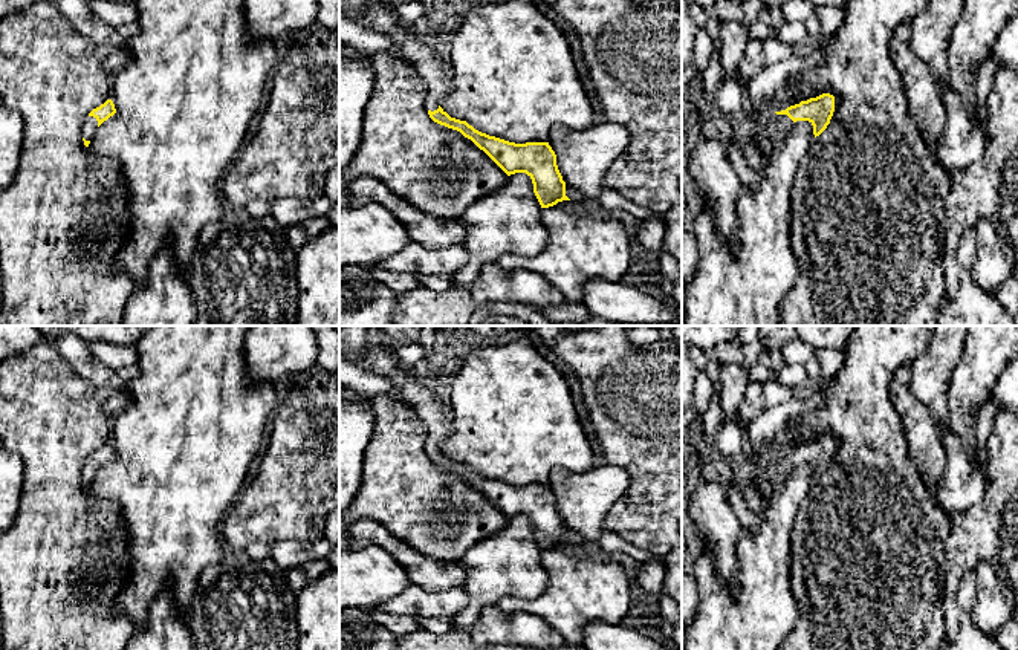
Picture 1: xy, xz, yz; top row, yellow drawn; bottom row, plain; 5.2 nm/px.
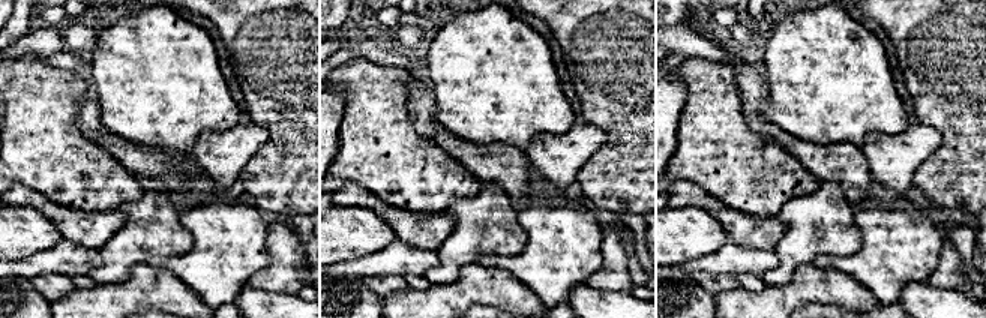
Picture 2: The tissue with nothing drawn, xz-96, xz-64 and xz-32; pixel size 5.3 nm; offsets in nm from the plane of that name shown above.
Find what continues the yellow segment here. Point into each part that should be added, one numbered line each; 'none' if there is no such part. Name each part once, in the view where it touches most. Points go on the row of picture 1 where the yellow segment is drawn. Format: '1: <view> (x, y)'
1: yz (769, 136)

